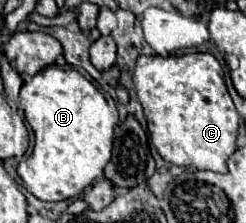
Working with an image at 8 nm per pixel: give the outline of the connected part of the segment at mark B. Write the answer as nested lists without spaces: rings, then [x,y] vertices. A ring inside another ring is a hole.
[[[46,66],[22,84],[18,108],[34,130],[34,142],[38,140],[36,136],[42,140],[34,144],[32,156],[18,164],[18,176],[30,194],[46,202],[70,200],[82,194],[88,184],[102,178],[102,170],[112,152],[118,110],[88,78],[74,68]]]

